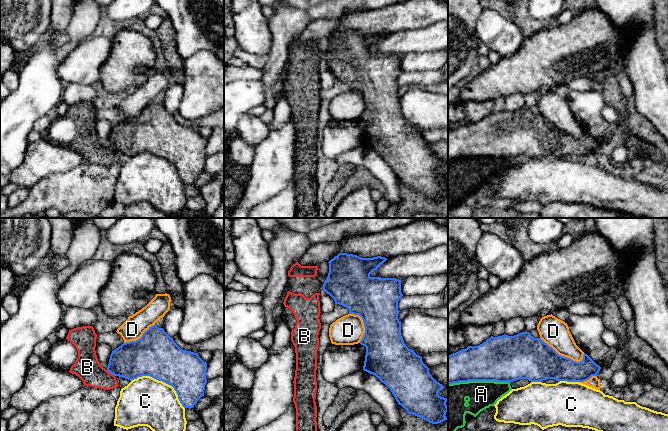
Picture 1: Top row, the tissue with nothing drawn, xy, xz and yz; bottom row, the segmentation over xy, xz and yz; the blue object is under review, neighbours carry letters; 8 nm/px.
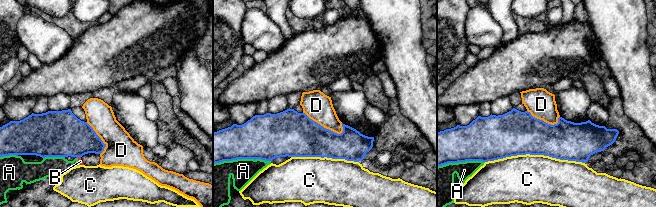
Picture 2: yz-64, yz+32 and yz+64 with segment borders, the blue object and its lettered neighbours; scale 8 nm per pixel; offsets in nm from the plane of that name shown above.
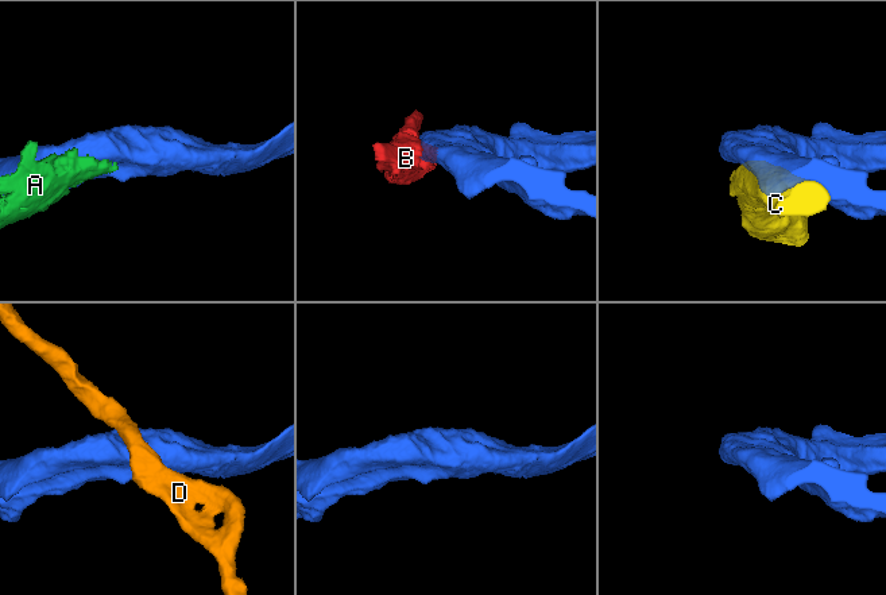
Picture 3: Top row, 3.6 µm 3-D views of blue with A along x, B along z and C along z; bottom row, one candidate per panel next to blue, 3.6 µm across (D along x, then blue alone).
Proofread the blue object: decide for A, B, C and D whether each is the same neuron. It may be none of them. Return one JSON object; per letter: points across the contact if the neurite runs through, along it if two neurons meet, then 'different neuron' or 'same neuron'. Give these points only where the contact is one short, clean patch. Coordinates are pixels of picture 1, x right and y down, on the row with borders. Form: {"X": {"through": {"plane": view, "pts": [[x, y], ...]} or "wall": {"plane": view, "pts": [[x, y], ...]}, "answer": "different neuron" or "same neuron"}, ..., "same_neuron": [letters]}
{"A": {"answer": "different neuron"}, "B": {"answer": "different neuron"}, "C": {"answer": "different neuron"}, "D": {"answer": "different neuron"}, "same_neuron": []}

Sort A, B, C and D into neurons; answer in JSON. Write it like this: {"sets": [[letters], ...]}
{"sets": [["A", "B"], ["C"], ["D"]]}

